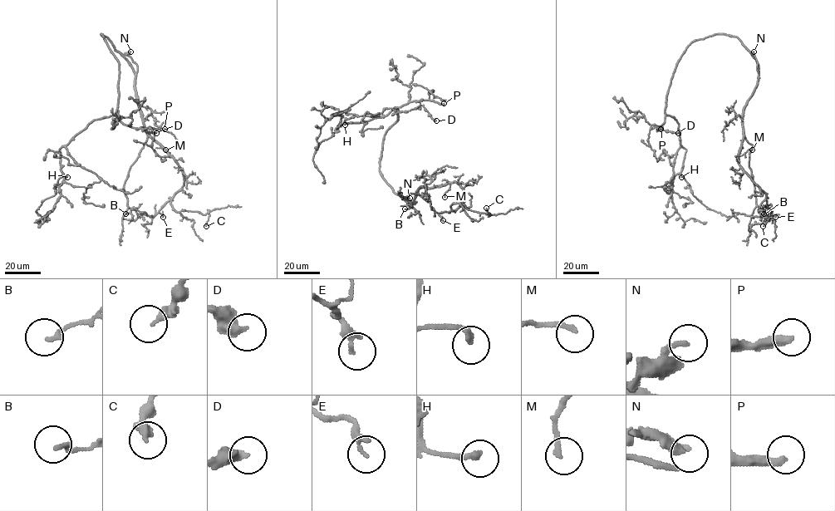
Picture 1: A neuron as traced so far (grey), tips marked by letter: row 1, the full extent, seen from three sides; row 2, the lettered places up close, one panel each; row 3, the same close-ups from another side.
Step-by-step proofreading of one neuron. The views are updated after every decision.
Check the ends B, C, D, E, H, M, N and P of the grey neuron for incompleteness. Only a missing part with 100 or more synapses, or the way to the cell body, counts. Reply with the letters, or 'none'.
N, P

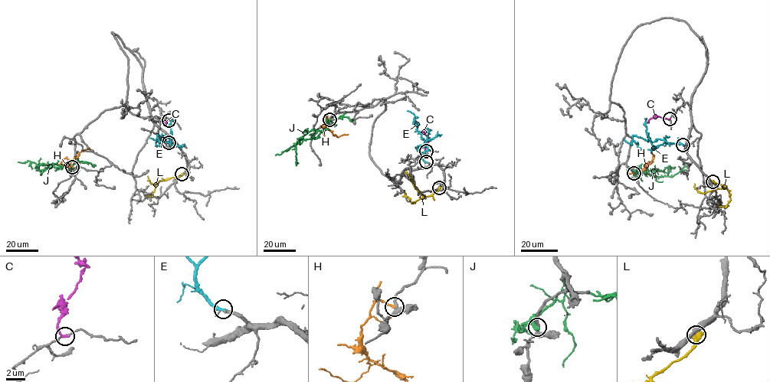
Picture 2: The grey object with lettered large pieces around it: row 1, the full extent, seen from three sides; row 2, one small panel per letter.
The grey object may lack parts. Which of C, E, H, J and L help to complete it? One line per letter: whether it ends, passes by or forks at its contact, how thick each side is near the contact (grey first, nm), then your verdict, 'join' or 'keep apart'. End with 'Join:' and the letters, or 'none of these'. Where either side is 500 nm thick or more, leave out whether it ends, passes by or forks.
C: it ends there; 190 nm thick on the grey side, 240 nm on the other; keep apart
E: it ends there; 240 nm thick on the grey side, 360 nm on the other; join
H: it ends there; 240 nm thick on the grey side, 200 nm on the other; keep apart
J: it ends there; 260 nm thick on the grey side, 440 nm on the other; keep apart
L: 500 nm thick on the grey side, 750 nm on the other; keep apart
Join: E

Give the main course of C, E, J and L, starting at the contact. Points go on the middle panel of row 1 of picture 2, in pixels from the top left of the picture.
C: (426, 151), (428, 138), (421, 132)
E: (426, 162), (421, 155), (427, 149), (425, 141), (417, 130), (415, 116), (407, 111)
J: (329, 119), (316, 138), (299, 140), (296, 145), (275, 155)
L: (439, 187), (430, 195), (422, 196), (404, 172)

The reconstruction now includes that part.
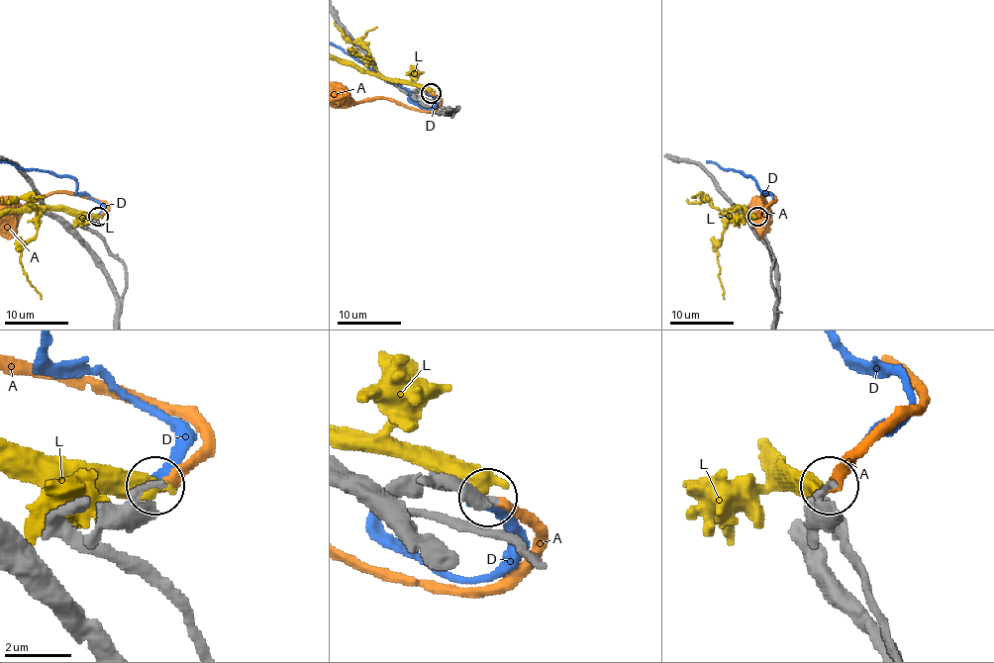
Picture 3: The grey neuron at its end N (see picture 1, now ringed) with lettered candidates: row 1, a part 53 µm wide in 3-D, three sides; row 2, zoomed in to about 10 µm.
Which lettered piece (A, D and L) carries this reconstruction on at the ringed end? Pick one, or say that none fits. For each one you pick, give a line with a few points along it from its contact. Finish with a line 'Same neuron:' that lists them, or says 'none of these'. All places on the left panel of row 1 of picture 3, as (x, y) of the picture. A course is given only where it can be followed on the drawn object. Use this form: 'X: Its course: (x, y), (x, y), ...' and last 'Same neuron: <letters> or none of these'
A: Its course: (97, 216), (108, 208), (97, 200), (69, 193), (47, 193), (23, 205), (8, 205), (4, 211)
Same neuron: A

